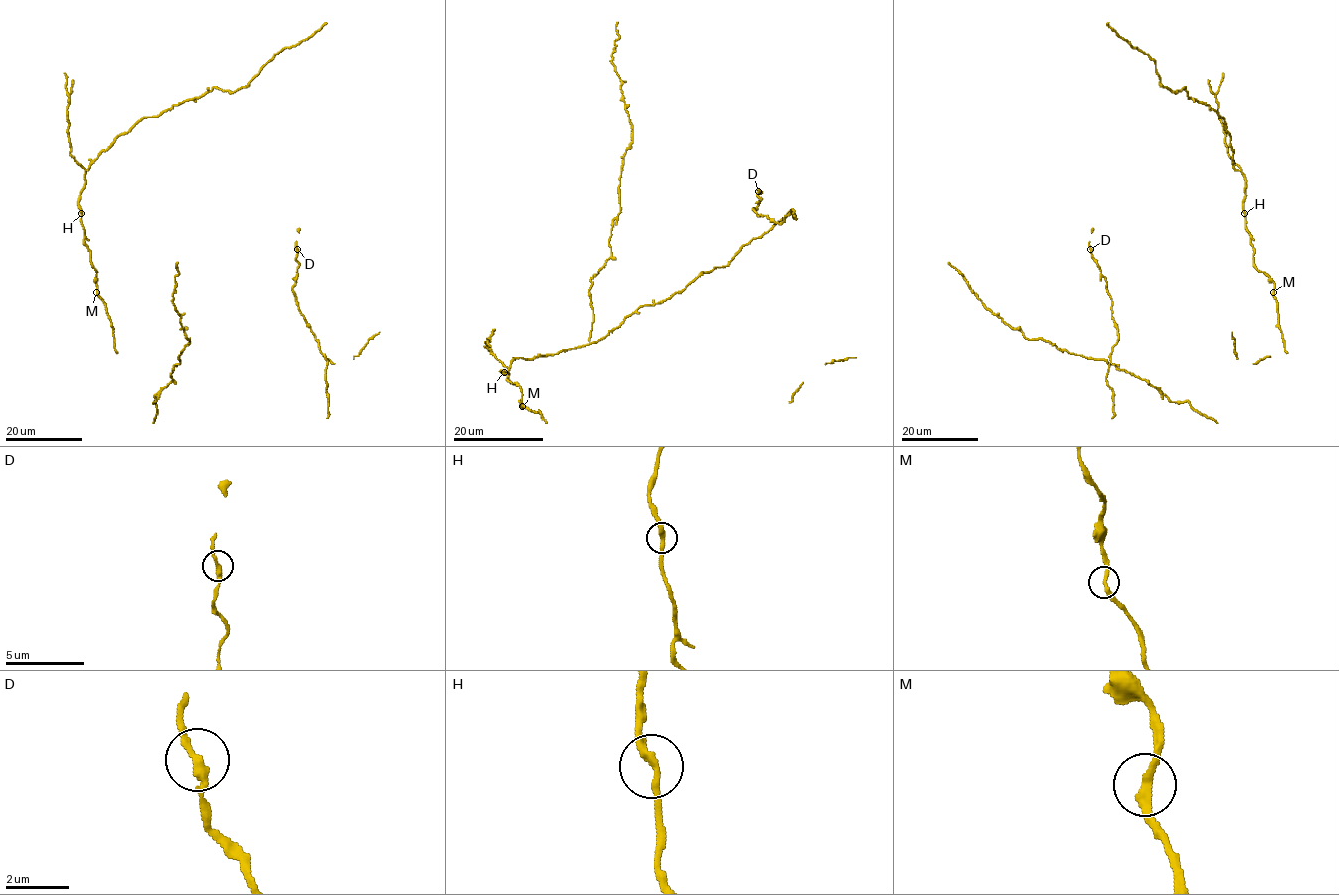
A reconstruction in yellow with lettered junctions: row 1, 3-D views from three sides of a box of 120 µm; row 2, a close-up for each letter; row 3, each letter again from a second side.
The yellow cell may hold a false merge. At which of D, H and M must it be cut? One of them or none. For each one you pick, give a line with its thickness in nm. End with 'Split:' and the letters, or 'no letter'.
Split: no letter

